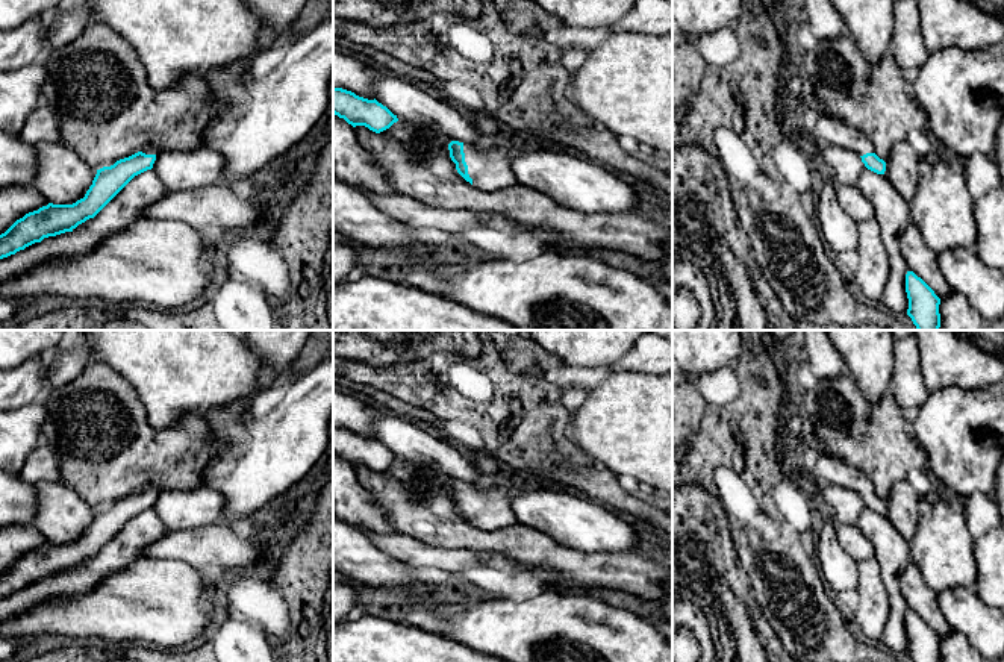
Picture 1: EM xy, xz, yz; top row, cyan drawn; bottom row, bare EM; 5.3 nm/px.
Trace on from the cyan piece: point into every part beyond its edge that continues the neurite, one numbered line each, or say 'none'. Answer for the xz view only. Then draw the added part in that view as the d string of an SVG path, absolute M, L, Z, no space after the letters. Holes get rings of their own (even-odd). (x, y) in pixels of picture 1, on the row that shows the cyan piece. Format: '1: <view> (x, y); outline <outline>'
1: xz (489, 167); outline M489 139L480 144L463 144L463 153L474 188L492 192L519 183L507 150Z

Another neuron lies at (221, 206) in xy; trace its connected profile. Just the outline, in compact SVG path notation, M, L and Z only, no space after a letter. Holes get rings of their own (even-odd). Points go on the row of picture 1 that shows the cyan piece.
M223 185L170 191L156 203L145 206L141 217L176 220L192 227L214 226L226 232L250 232L263 221L259 195Z

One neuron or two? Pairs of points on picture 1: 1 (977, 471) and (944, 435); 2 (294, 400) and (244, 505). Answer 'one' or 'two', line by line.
1: one
2: one

